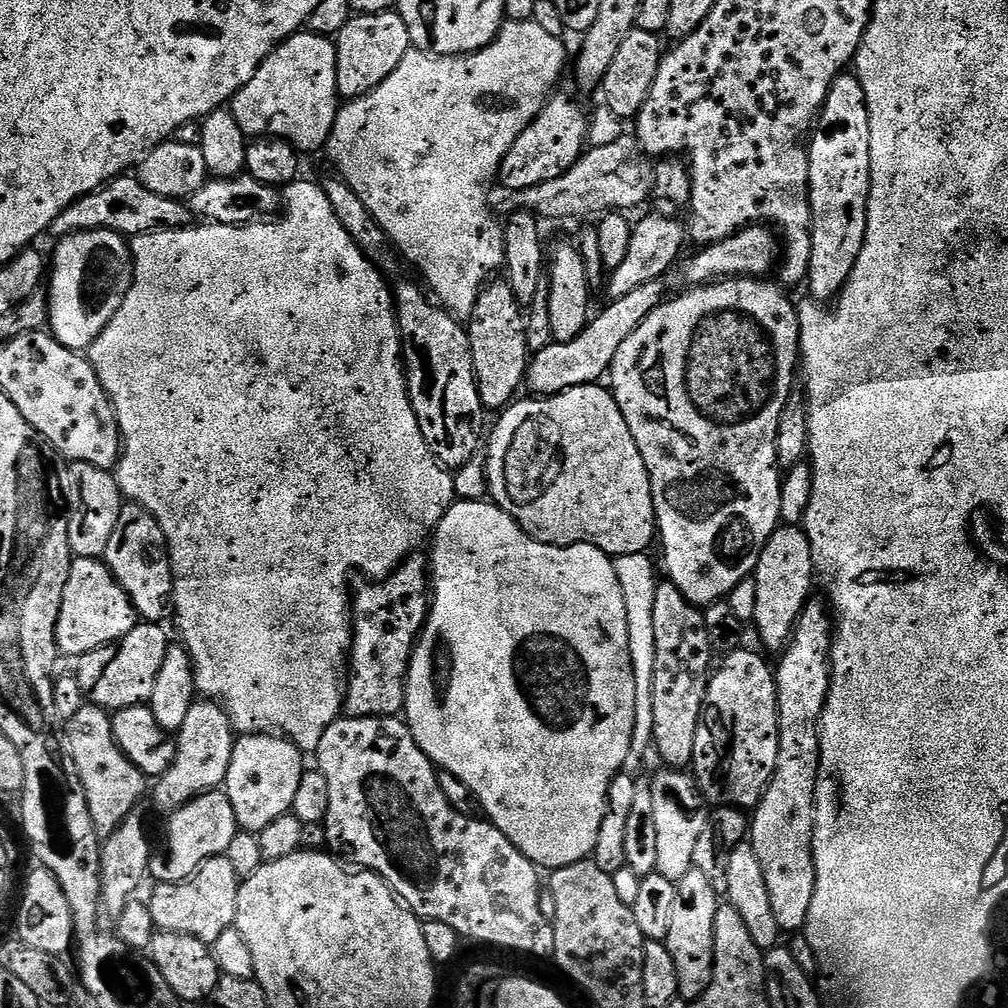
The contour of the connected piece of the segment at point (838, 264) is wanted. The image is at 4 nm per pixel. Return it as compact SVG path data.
M841 74L830 86L807 149L812 245L806 288L812 291L813 301L832 302L846 286L854 270L854 262L858 262L858 254L862 254L868 225L868 199L872 189L870 114L862 82L855 74Z

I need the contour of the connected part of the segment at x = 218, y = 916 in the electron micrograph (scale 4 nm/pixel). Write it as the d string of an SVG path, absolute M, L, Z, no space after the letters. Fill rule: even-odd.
M226 854L215 856L202 862L197 872L181 884L157 883L146 903L159 931L193 936L210 946L222 930L235 925L241 879Z

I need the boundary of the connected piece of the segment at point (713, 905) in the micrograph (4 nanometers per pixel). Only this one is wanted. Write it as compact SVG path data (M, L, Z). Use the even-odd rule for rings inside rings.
M692 867L676 881L674 911L670 921L668 949L674 957L680 983L679 999L691 1002L699 998L712 980L714 966L714 916L718 914L722 898L714 890L712 880L700 868Z

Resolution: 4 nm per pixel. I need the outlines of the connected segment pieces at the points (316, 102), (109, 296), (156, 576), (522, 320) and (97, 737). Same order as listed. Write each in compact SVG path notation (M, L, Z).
M301 30L296 35L285 40L284 43L279 44L276 49L262 62L262 66L254 74L254 78L250 78L250 82L246 82L246 86L242 86L242 90L238 90L236 95L230 101L230 110L236 118L238 124L242 126L245 136L249 138L275 138L278 140L285 140L291 144L293 148L299 150L301 153L316 152L324 143L333 139L336 131L336 115L340 112L342 107L342 97L338 90L338 66L336 65L336 46L335 43L327 36L319 36L307 30Z
M99 228L98 230L86 230L78 234L70 234L69 236L61 236L55 241L56 249L53 250L52 256L50 252L50 275L46 280L46 291L48 294L48 323L52 337L70 350L83 353L98 338L98 334L102 334L102 330L106 330L106 326L110 322L110 318L114 318L114 314L118 314L118 306L122 306L122 302L126 298L126 294L130 290L132 280L136 278L136 261L134 259L134 248L125 237L118 232L111 232L109 228Z
M131 502L125 503L122 514L118 514L118 522L114 525L114 534L110 534L110 546L106 546L106 554L102 558L103 563L108 565L108 569L112 571L112 576L115 580L122 586L122 590L126 593L132 600L132 607L135 608L137 617L144 622L160 622L165 618L164 615L169 615L170 612L170 601L173 599L172 595L172 559L168 557L168 543L164 537L164 531L162 526L154 518L154 514L150 514L150 510L146 510L140 504L134 504Z
M496 278L480 289L480 296L476 299L474 310L467 321L466 327L476 371L476 385L485 409L503 410L509 407L517 399L516 391L522 388L522 383L525 381L530 351L527 344L526 316L523 311L521 313L520 311L522 305L517 300L514 290L503 279Z
M85 703L84 708L78 710L74 718L66 721L63 728L62 744L66 749L67 763L82 782L82 790L90 806L90 818L94 818L97 833L107 838L125 819L136 812L136 803L144 796L146 777L116 745L112 716L105 709Z

